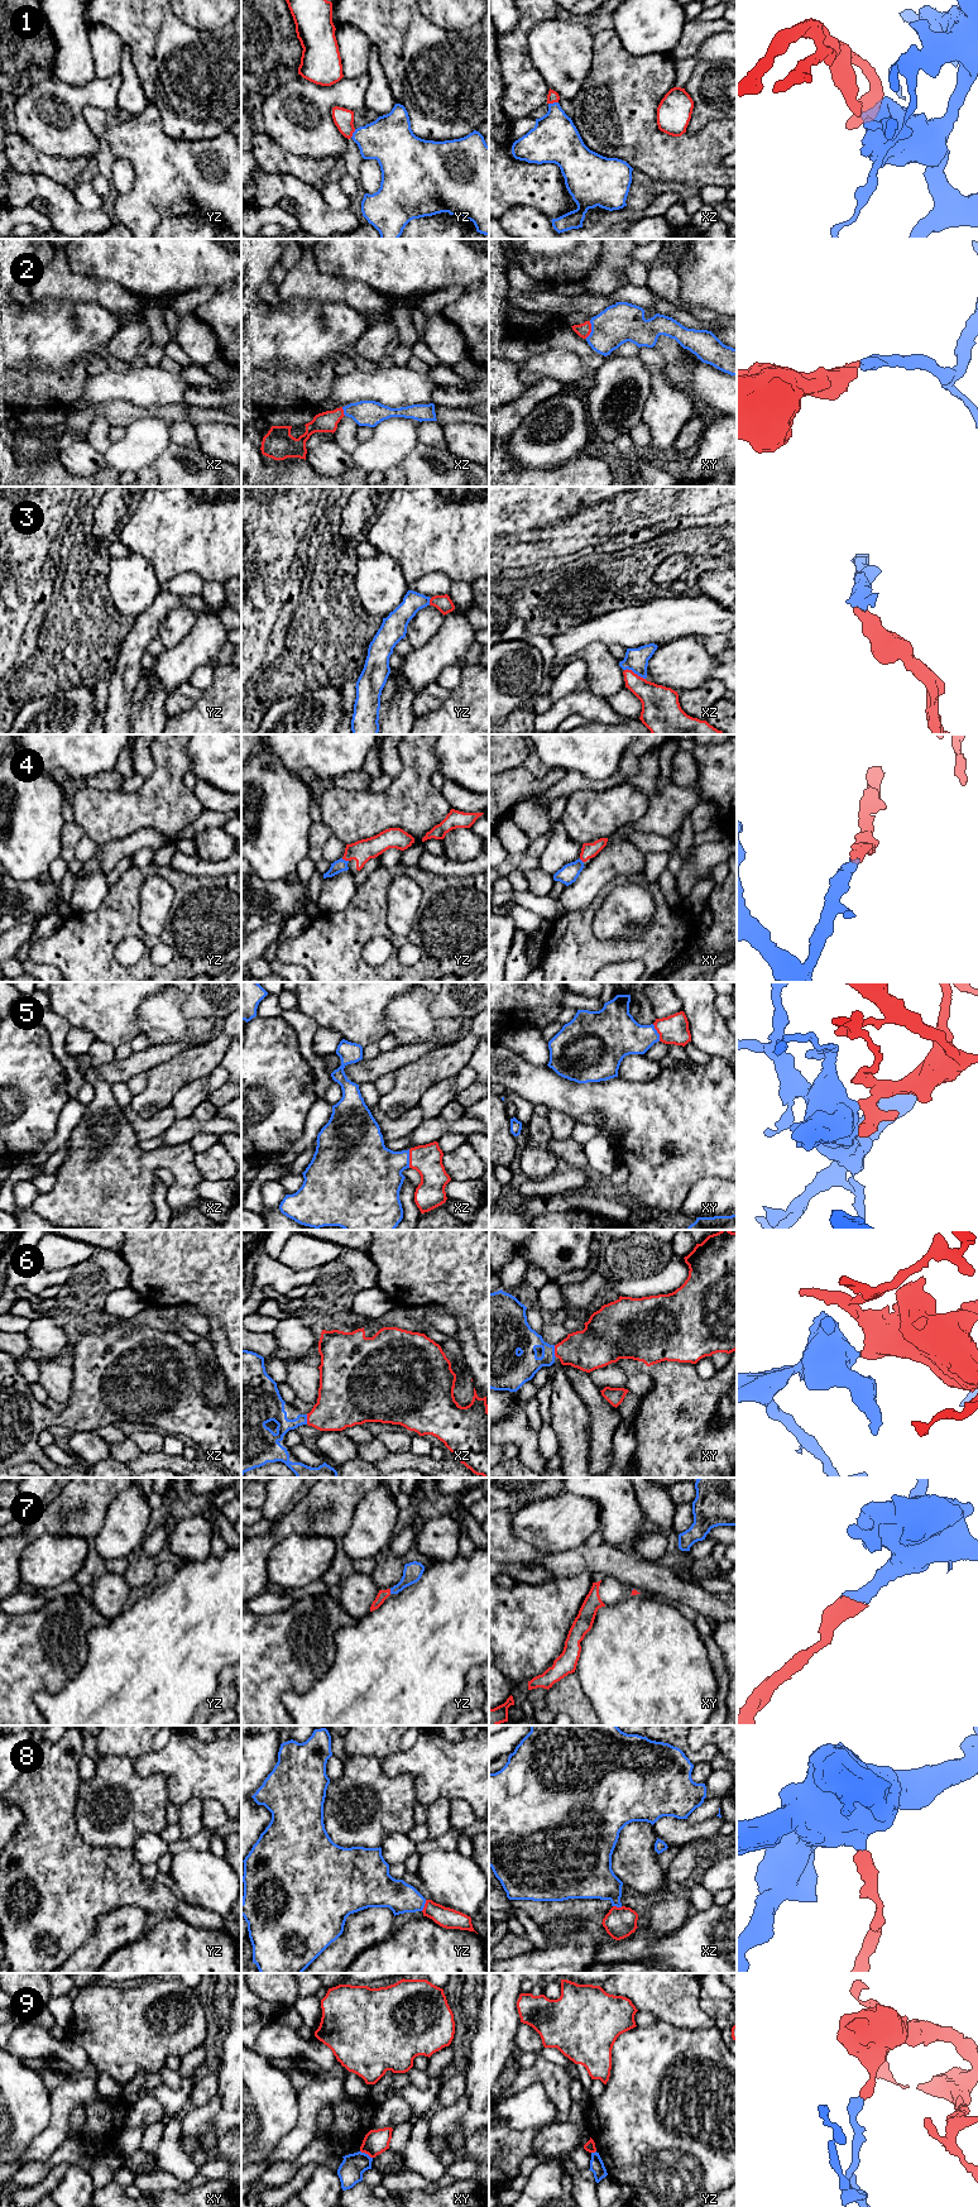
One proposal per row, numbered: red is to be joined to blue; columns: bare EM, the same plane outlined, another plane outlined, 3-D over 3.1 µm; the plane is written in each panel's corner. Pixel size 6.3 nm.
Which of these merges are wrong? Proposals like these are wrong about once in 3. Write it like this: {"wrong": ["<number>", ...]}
{"wrong": ["9"]}

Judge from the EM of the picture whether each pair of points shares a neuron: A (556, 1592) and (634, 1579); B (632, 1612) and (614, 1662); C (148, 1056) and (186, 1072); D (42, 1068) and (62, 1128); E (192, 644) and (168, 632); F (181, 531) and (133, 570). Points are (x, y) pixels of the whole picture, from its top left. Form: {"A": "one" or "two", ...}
{"A": "two", "B": "one", "C": "two", "D": "two", "E": "two", "F": "two"}

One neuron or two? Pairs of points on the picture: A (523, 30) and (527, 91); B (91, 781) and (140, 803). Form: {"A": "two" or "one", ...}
{"A": "one", "B": "two"}

